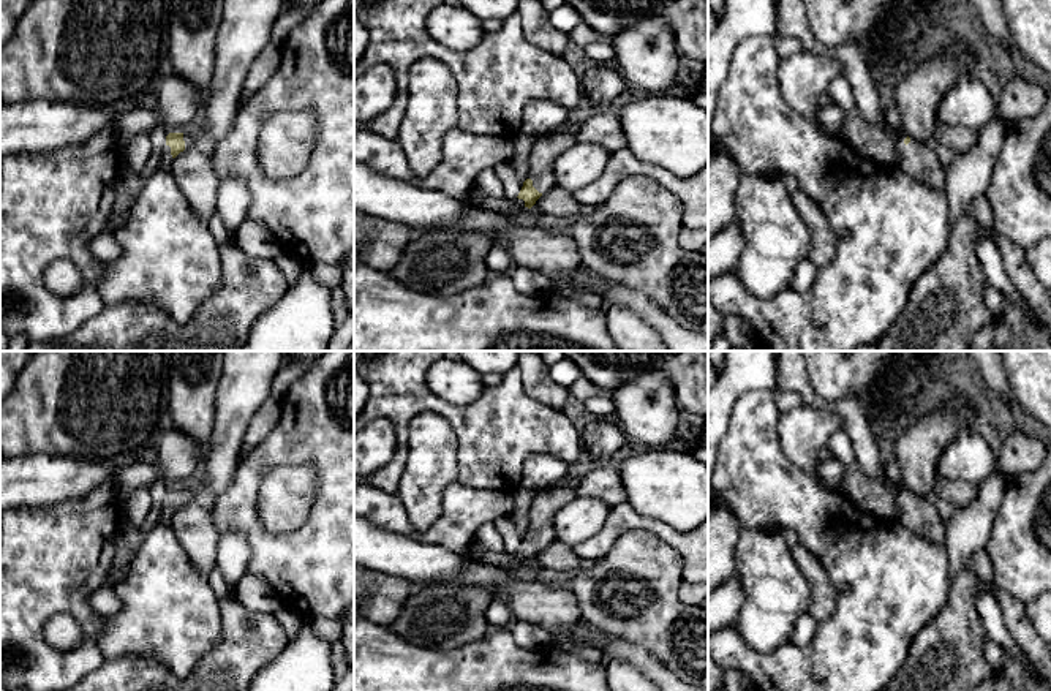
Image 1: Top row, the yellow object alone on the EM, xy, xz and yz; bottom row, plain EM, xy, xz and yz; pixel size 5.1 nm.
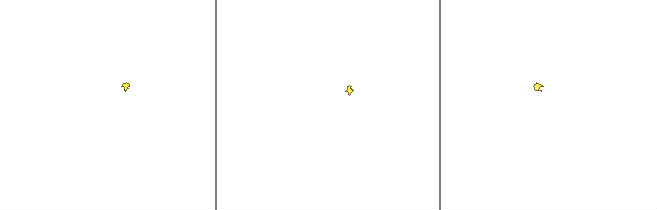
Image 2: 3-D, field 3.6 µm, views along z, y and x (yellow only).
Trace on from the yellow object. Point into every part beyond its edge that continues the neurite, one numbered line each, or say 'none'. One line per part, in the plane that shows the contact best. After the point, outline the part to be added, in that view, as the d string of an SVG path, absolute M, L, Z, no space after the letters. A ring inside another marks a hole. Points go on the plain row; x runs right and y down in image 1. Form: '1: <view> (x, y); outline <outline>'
1: xy (166, 514); outline M164 500L161 504L161 514L158 517L158 525L169 527L172 515L174 515L174 512L171 509L171 501Z
2: xz (546, 503); outline M580 478L575 481L563 479L548 489L534 492L528 533L533 534L533 541L539 547L545 549L555 541L553 519L564 504L577 498L575 489L578 481Z

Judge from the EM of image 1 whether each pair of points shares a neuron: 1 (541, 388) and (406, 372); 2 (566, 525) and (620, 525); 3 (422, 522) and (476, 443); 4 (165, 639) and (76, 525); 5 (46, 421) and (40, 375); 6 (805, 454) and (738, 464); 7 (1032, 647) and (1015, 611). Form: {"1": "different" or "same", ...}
{"1": "different", "2": "different", "3": "different", "4": "different", "5": "same", "6": "different", "7": "same"}

